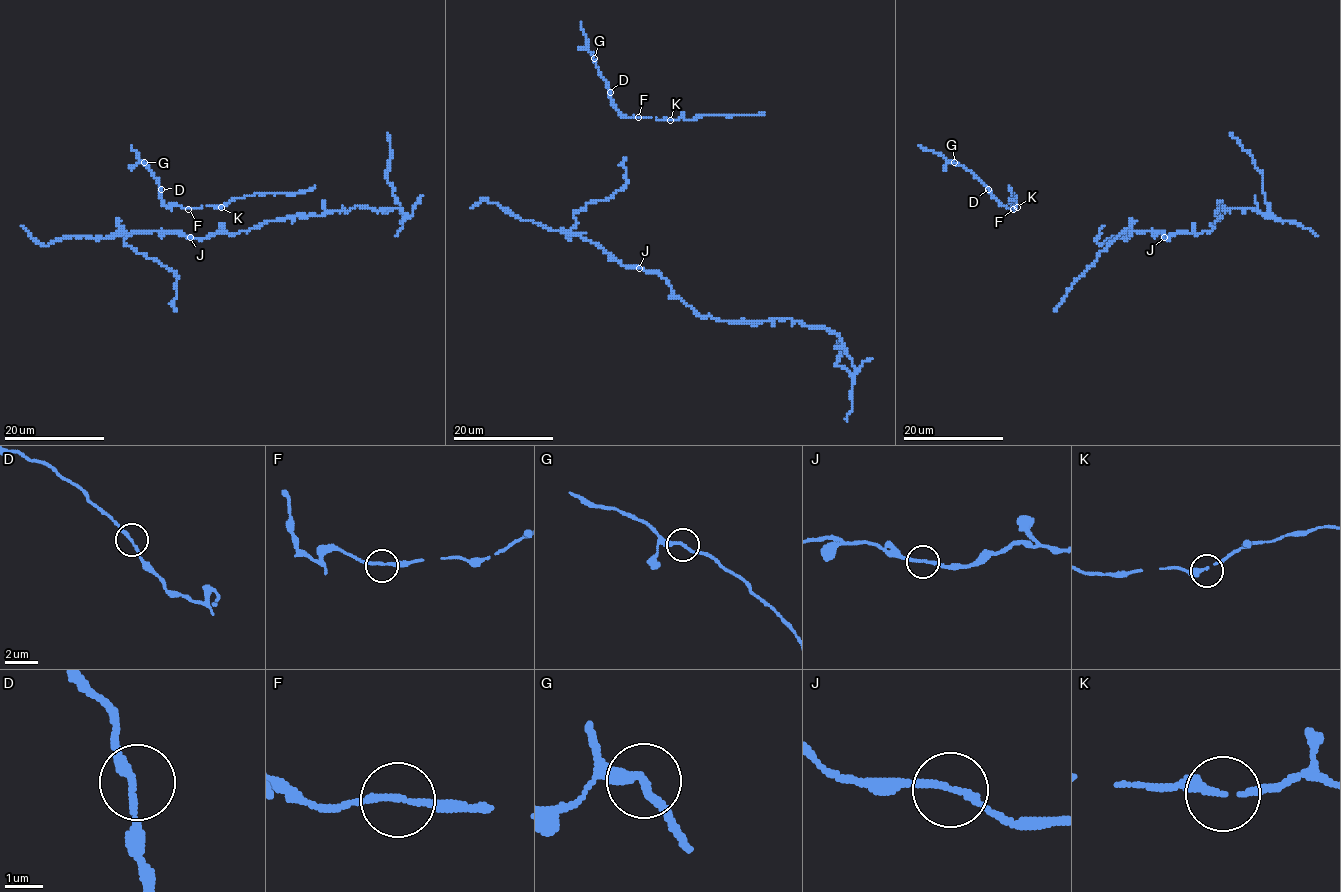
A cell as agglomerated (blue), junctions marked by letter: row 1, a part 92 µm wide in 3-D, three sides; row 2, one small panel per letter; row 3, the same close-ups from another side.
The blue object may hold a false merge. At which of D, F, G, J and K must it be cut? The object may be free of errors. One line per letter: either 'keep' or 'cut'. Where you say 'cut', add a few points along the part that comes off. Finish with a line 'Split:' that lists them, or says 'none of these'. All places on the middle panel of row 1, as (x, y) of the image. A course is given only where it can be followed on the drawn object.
D: keep
F: keep
G: keep
J: cut; course (639, 267), (657, 271), (703, 318), (792, 319), (830, 329), (855, 368), (853, 377), (836, 367), (836, 334)
K: keep
Split: J

